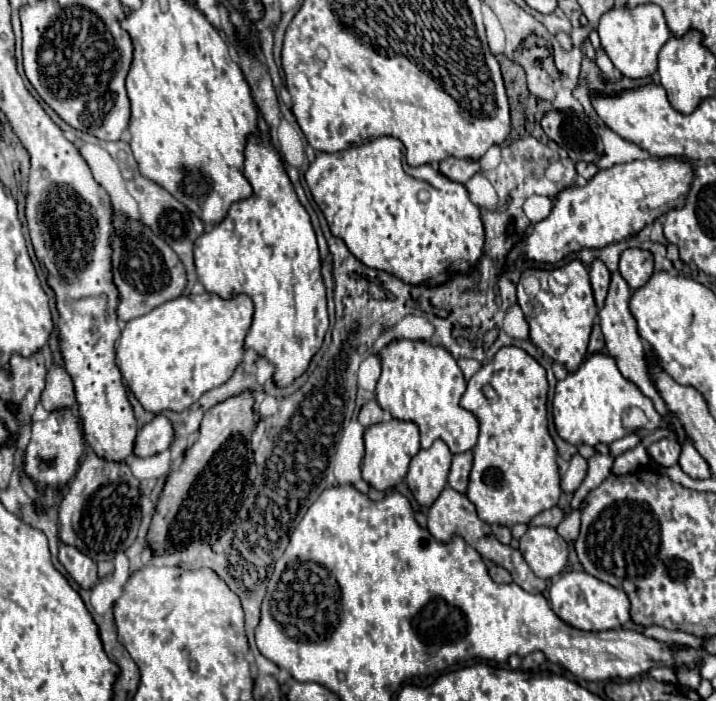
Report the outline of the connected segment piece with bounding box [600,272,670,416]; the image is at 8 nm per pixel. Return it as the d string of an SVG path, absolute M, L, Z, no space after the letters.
M620 272L612 274L612 282L610 282L610 292L608 292L606 304L600 310L600 318L602 318L600 326L602 326L602 334L606 338L606 350L608 350L608 356L612 356L616 360L616 366L618 366L620 374L626 380L634 382L640 388L640 392L654 402L654 408L656 408L656 412L660 416L668 416L670 410L666 408L666 402L662 400L662 396L660 396L660 392L656 388L656 382L654 382L654 378L650 374L650 364L646 360L644 342L642 342L642 338L640 338L638 330L636 330L636 320L634 320L634 316L630 312L630 296L632 296L632 290L628 288L628 284L620 276Z

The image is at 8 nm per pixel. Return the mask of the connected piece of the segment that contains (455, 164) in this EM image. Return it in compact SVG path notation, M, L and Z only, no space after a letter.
M450 156L450 158L446 158L438 164L438 170L444 176L448 176L450 180L466 182L480 170L480 162L472 160L472 158L454 158L454 156Z

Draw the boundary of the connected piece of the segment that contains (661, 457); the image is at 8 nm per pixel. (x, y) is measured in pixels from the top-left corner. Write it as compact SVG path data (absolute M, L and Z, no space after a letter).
M662 438L662 440L658 440L658 442L654 442L654 444L650 444L648 446L648 456L656 462L656 464L660 464L660 466L674 466L676 462L678 462L678 456L680 456L680 444L676 442L676 440L672 440L672 438Z

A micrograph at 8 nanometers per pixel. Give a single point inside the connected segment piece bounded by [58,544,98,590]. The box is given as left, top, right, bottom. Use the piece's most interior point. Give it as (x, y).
(81, 568)

